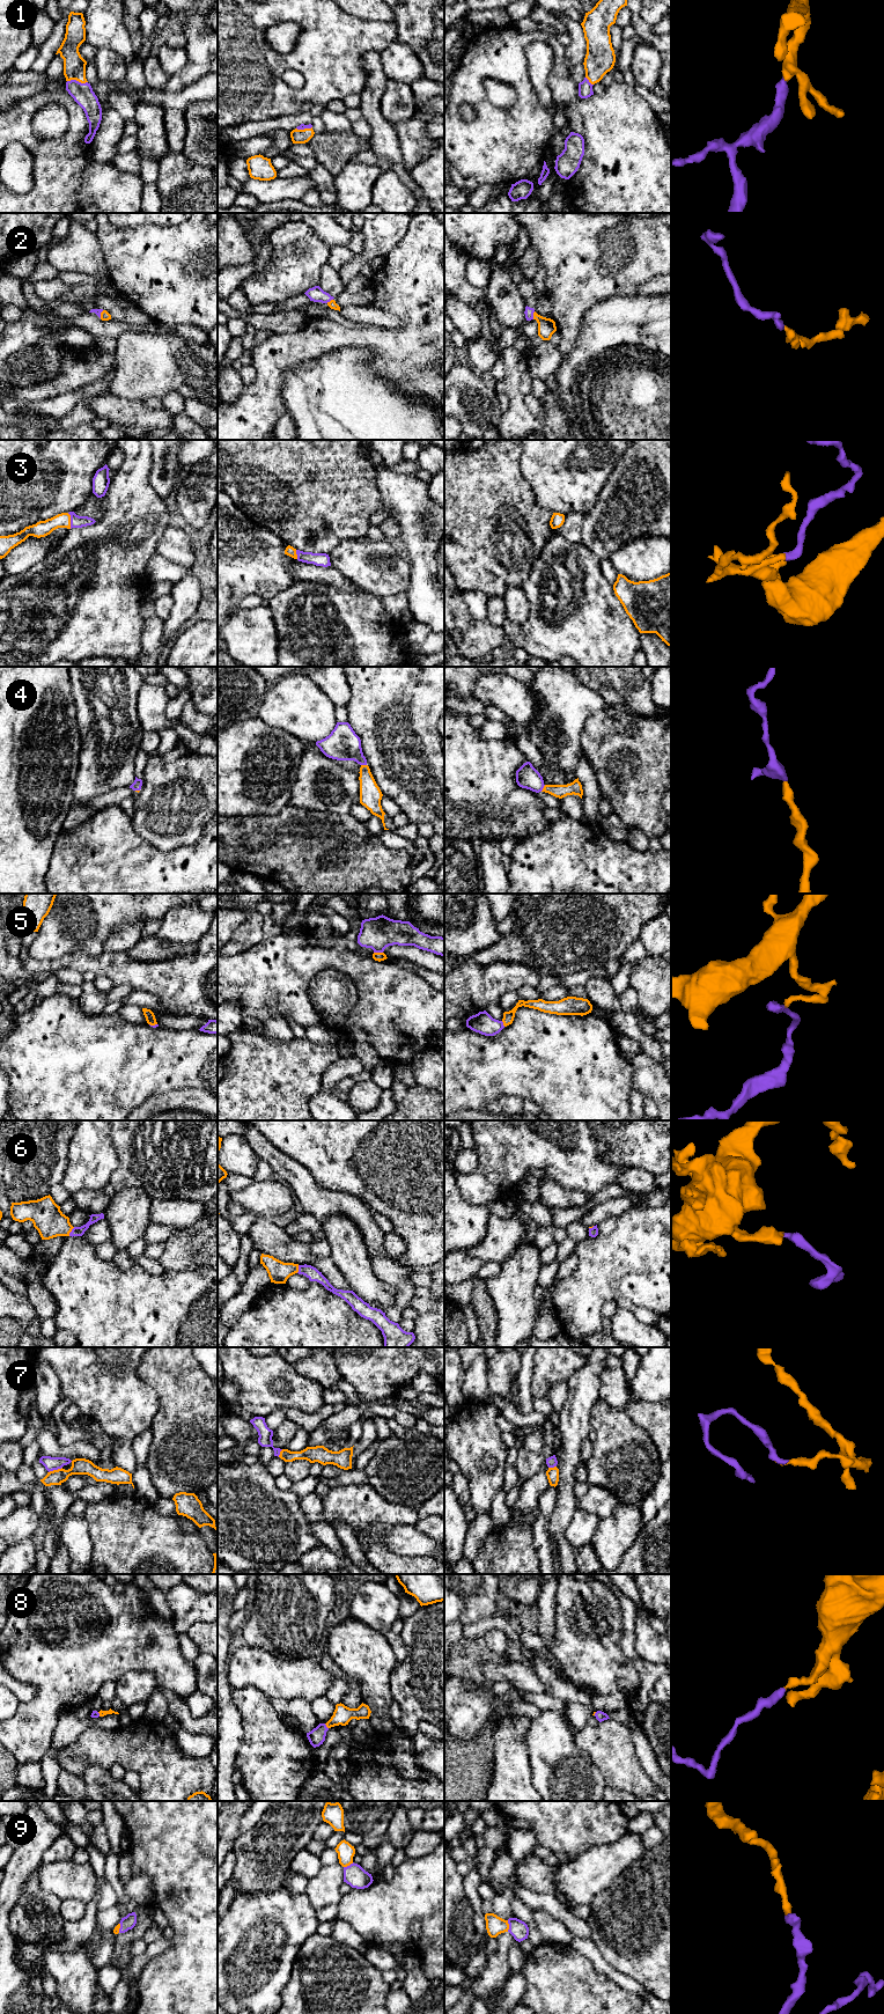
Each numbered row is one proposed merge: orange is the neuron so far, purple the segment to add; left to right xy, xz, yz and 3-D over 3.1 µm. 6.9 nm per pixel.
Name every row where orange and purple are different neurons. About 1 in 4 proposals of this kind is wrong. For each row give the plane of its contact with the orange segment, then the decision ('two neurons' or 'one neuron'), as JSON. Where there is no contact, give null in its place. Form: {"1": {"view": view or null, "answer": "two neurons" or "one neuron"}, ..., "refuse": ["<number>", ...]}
{"1": {"view": "xy", "answer": "one neuron"}, "2": {"view": "yz", "answer": "one neuron"}, "3": {"view": "xy", "answer": "one neuron"}, "4": {"view": "yz", "answer": "one neuron"}, "5": {"view": "xz", "answer": "two neurons"}, "6": {"view": "xy", "answer": "one neuron"}, "7": {"view": "xy", "answer": "two neurons"}, "8": {"view": "xz", "answer": "one neuron"}, "9": {"view": "yz", "answer": "one neuron"}, "refuse": ["5", "7"]}

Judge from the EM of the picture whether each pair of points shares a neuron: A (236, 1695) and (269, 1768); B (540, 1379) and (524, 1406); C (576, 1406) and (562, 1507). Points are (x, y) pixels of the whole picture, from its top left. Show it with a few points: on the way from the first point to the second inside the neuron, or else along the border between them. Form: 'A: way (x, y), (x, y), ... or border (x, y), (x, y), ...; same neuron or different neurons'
A: way (255, 1713), (262, 1722), (262, 1749); same neuron
B: border (533, 1366), (530, 1384), (531, 1394); different neurons
C: way (573, 1432), (567, 1461), (567, 1482); same neuron

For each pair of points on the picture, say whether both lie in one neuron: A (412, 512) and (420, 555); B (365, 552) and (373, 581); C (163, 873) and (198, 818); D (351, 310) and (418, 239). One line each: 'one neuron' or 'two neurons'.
A: one neuron
B: one neuron
C: two neurons
D: two neurons

